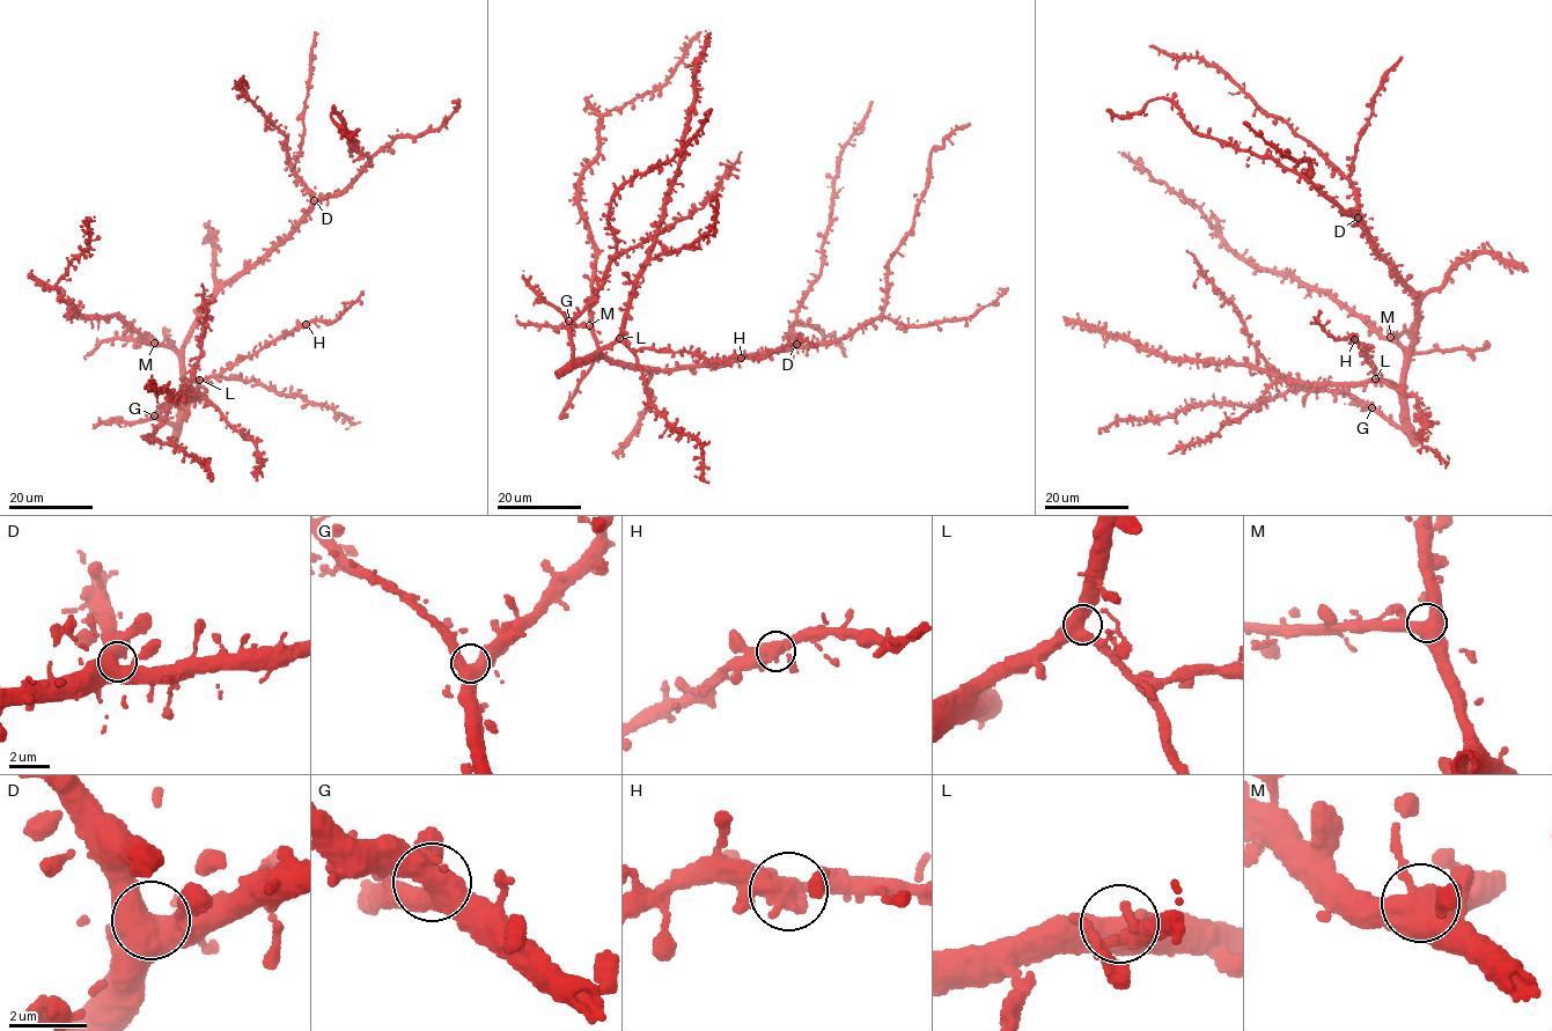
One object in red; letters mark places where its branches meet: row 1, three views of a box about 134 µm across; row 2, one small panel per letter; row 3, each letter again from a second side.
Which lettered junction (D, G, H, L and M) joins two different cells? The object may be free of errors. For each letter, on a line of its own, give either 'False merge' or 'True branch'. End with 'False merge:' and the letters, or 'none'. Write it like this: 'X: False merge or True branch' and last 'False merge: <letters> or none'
D: True branch
G: True branch
H: True branch
L: True branch
M: True branch
False merge: none

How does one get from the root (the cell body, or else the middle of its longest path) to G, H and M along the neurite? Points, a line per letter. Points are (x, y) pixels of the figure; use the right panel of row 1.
G: (1416, 306), (1418, 316), (1405, 376), (1403, 424), (1389, 422), (1372, 407)
H: (1416, 306), (1409, 366), (1398, 385), (1377, 381), (1381, 378), (1363, 358), (1367, 351), (1354, 339)
M: (1416, 306), (1414, 331), (1406, 353), (1390, 337)

